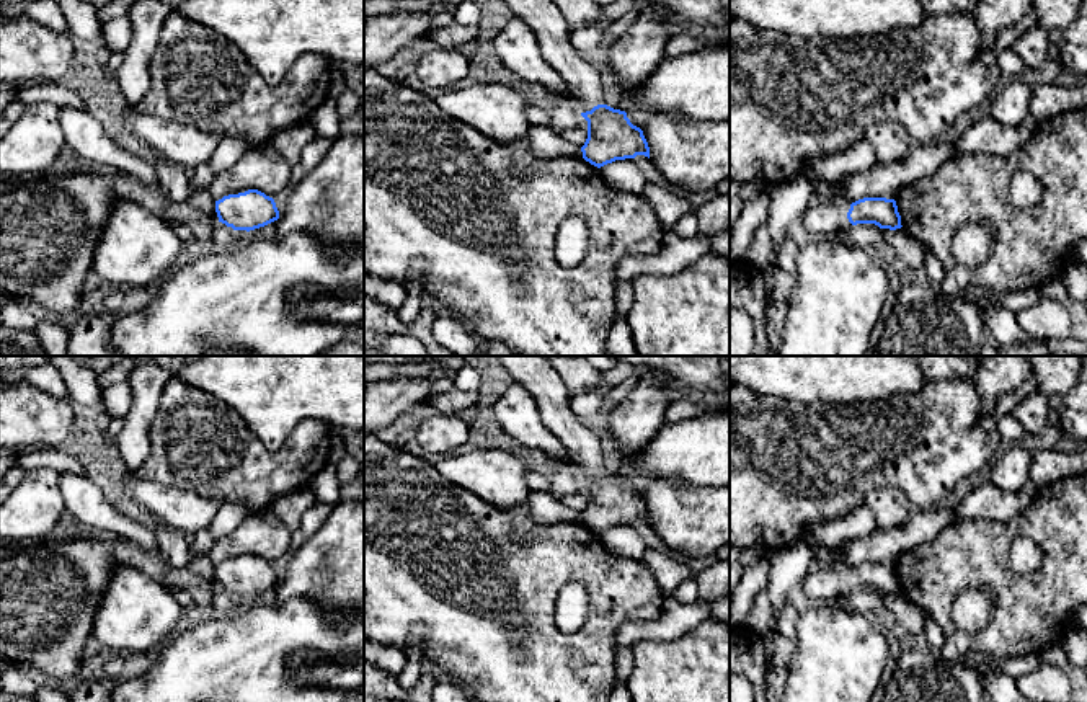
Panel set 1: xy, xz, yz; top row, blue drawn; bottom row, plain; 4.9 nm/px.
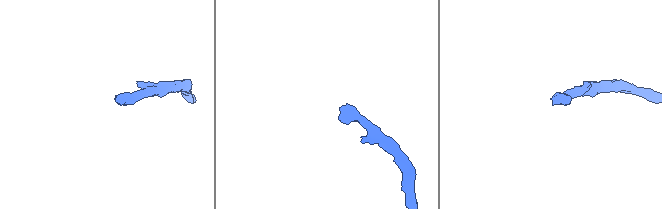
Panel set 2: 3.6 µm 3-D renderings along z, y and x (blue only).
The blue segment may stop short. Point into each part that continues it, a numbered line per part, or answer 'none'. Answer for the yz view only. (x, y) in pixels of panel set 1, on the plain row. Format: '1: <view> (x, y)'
1: yz (825, 583)

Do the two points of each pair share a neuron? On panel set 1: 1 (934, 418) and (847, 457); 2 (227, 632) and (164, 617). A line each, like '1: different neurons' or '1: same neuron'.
1: same neuron
2: different neurons

